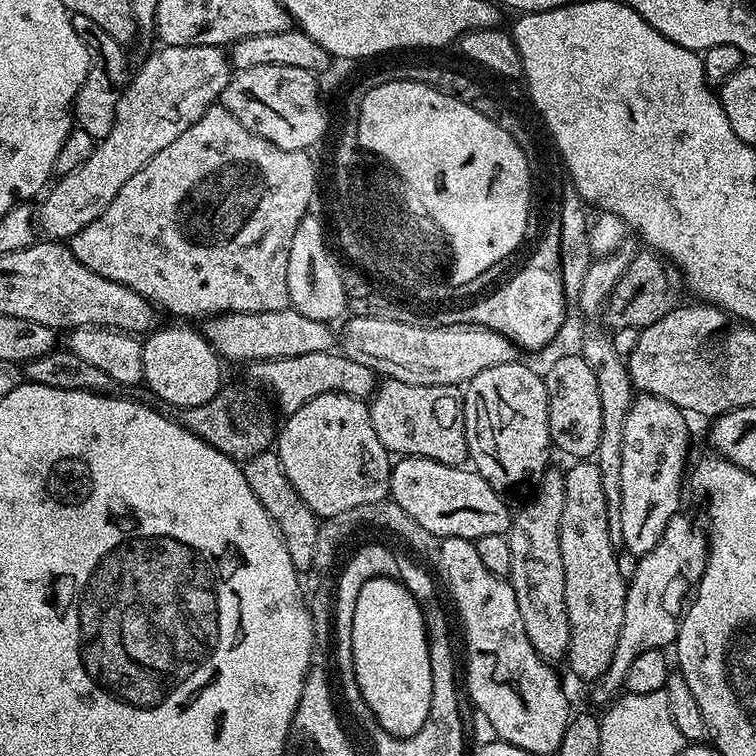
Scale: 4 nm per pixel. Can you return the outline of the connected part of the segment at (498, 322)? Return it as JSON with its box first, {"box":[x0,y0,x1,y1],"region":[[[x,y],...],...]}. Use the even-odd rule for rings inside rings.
{"box":[442,217,564,353],"region":[[[560,217],[552,220],[545,237],[538,241],[539,255],[527,257],[528,269],[523,268],[520,276],[512,281],[508,288],[496,296],[490,308],[490,316],[466,316],[462,312],[442,315],[444,320],[463,320],[466,326],[479,326],[497,332],[509,339],[517,348],[525,353],[536,352],[544,348],[560,332],[564,324],[564,283],[562,282],[562,266],[560,265]]]}

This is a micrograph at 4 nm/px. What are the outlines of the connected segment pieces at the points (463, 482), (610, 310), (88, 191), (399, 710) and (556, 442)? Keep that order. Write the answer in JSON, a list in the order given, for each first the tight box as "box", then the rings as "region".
[{"box":[390,456,514,542],"region":[[[421,456],[399,457],[390,474],[390,499],[438,538],[453,536],[474,542],[486,538],[486,534],[505,535],[512,527],[514,512],[500,496],[503,495],[471,467],[443,464]]]},{"box":[602,250,682,330],"region":[[[651,250],[643,251],[640,253],[637,251],[633,255],[632,260],[626,266],[626,270],[621,274],[620,280],[614,286],[608,303],[602,309],[602,315],[604,315],[605,322],[609,324],[609,326],[607,325],[609,329],[635,328],[639,330],[646,326],[654,326],[654,322],[658,322],[658,318],[666,318],[666,314],[670,314],[670,310],[681,303],[682,280],[677,269],[663,256]]]},{"box":[38,46,234,242],"region":[[[164,46],[159,50],[161,52],[146,57],[144,65],[137,72],[135,69],[129,79],[118,102],[114,130],[97,143],[94,154],[90,154],[78,170],[60,176],[39,201],[38,228],[41,233],[45,232],[47,239],[68,242],[78,230],[90,226],[90,222],[114,202],[114,194],[118,194],[162,146],[170,146],[182,130],[198,122],[204,111],[223,97],[234,75],[223,47]]]},{"box":[352,575,431,736],"region":[[[373,575],[358,590],[358,602],[354,602],[352,619],[352,653],[354,654],[354,674],[375,723],[386,729],[392,736],[413,736],[422,730],[430,714],[431,656],[428,653],[428,632],[425,624],[425,609],[420,609],[421,601],[417,593],[399,579]]]},{"box":[543,356,602,462],"region":[[[560,356],[548,372],[543,373],[546,386],[546,406],[548,425],[553,449],[565,452],[576,462],[584,462],[595,457],[598,442],[602,439],[602,402],[598,395],[598,378],[583,356]]]}]

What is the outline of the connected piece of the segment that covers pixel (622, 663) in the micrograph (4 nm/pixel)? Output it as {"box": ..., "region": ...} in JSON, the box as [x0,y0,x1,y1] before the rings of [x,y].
{"box":[592,515,709,701],"region":[[[684,515],[672,516],[666,530],[662,530],[658,546],[639,557],[634,578],[627,583],[624,621],[622,630],[618,633],[618,646],[615,647],[614,658],[610,660],[606,674],[601,676],[593,687],[597,687],[592,692],[596,700],[611,701],[624,688],[626,674],[634,663],[634,658],[638,658],[638,654],[655,648],[667,649],[667,644],[668,647],[675,645],[686,601],[694,586],[700,583],[700,575],[708,562],[709,541],[705,533],[701,529],[699,532],[692,525],[691,518]]]}

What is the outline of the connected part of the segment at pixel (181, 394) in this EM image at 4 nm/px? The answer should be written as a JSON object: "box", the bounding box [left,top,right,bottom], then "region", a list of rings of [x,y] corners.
{"box":[142,327,222,410],"region":[[[157,327],[147,333],[142,340],[142,374],[144,375],[143,387],[148,387],[160,400],[173,404],[176,410],[190,406],[202,406],[202,402],[210,402],[222,390],[220,384],[220,364],[222,357],[212,349],[210,342],[199,331],[192,328],[163,328]]]}

